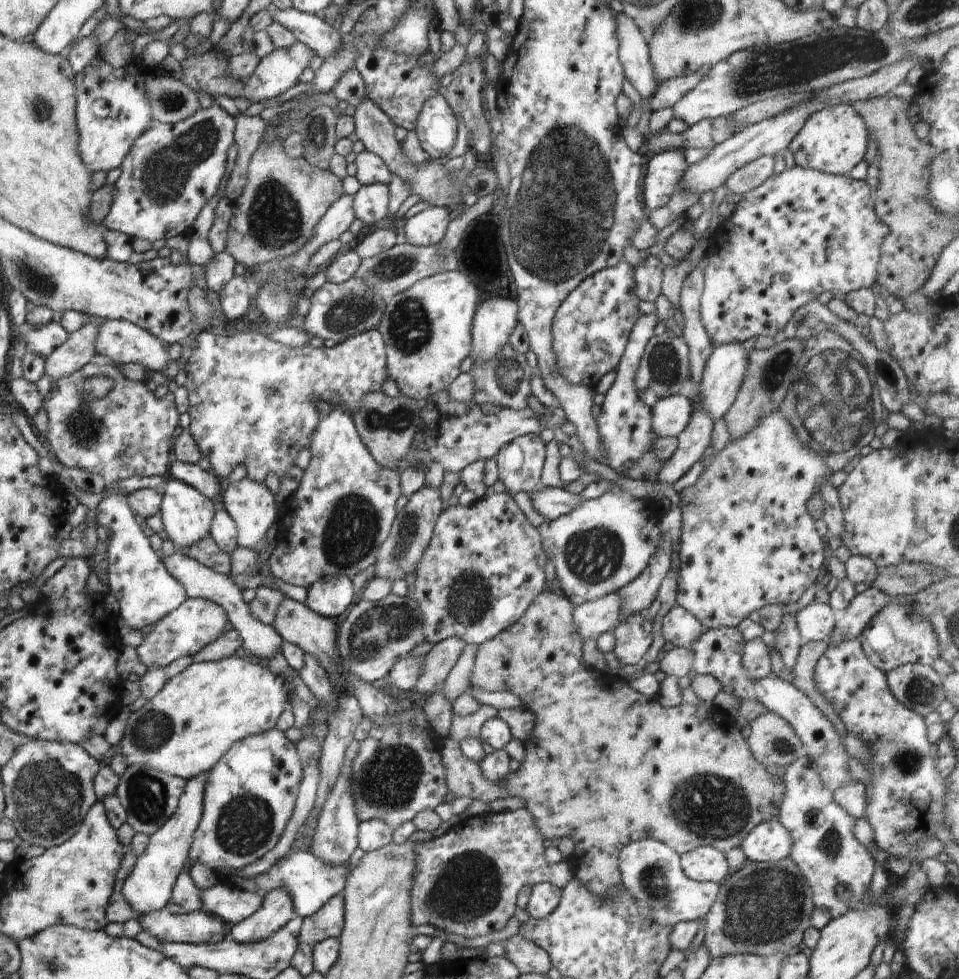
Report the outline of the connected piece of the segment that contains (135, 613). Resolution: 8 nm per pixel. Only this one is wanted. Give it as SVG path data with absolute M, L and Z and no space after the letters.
M106 490L96 510L97 525L110 529L108 559L105 567L107 590L118 598L120 619L130 628L139 630L170 614L188 599L182 584L166 570L160 554L151 546L150 538L142 532L140 522L128 506L128 494Z

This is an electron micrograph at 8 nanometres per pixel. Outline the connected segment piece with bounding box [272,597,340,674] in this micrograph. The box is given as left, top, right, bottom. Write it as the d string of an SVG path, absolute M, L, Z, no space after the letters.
M285 597L280 606L278 606L272 628L284 641L301 648L304 655L312 654L312 656L316 656L320 660L320 666L324 666L327 674L333 671L336 672L336 664L340 664L338 646L336 646L336 620L324 618L324 616L309 610L304 603L301 604L296 600Z

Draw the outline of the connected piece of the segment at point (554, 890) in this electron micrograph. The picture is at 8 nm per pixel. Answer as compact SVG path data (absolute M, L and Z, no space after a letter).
M549 881L540 882L531 887L529 902L525 908L529 917L540 921L548 918L560 903L562 889Z

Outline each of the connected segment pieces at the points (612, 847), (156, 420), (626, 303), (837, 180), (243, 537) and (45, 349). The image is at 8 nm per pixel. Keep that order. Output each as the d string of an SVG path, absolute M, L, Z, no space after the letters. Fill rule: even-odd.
M549 589L545 590L534 598L534 602L532 602L532 605L524 612L518 622L500 632L495 638L480 645L476 654L474 668L472 668L472 674L470 674L470 689L478 688L478 690L486 690L486 692L506 691L506 666L508 666L508 688L512 690L512 693L516 690L520 694L522 706L534 714L535 726L534 730L532 730L532 736L526 742L523 742L526 758L524 758L522 766L515 773L508 772L502 782L488 782L482 776L479 764L468 760L464 756L458 741L452 739L450 735L442 739L442 748L440 750L442 750L444 768L446 768L448 793L454 794L457 798L466 796L487 804L500 798L523 797L526 800L526 810L532 814L532 818L536 822L536 828L538 828L538 832L544 836L545 840L562 839L564 836L572 838L575 848L574 853L569 858L569 866L573 870L574 877L578 878L592 892L592 896L598 896L598 898L616 898L624 889L619 868L618 850L626 846L628 842L632 842L632 840L652 838L652 840L670 846L674 852L678 852L681 856L700 846L712 846L716 850L720 850L722 854L725 854L734 848L741 847L744 838L758 824L777 818L786 788L784 778L770 774L766 767L756 761L748 747L746 738L741 734L741 723L724 714L714 703L714 698L723 688L720 682L717 682L716 678L709 675L697 675L691 681L691 688L698 696L699 702L696 705L683 702L678 704L678 706L666 708L661 706L656 698L644 696L634 690L634 688L631 688L629 681L626 679L613 683L611 686L604 685L602 687L602 681L596 678L583 665L583 640L578 636L578 632L576 632L576 628L572 624L572 612L573 605L568 601L567 597L558 596Z
M95 355L89 364L80 368L77 372L52 383L51 392L44 399L43 408L48 413L49 429L48 435L44 437L44 442L48 450L54 453L54 456L62 465L99 474L107 484L133 476L158 475L168 478L175 440L174 430L179 426L179 414L172 392L168 392L164 398L156 398L145 383L134 382L134 380L120 374L117 365L112 363L110 358ZM92 376L104 376L104 378L114 380L112 390L104 398L86 400L82 396L84 382Z
M622 259L616 266L592 274L575 289L559 305L553 323L553 350L556 354L556 364L560 375L570 386L584 386L595 391L601 378L618 368L620 358L626 350L628 338L632 328L636 326L640 312L640 298L634 292L634 268Z
M794 166L785 169L783 172L770 174L768 179L757 188L746 192L742 199L736 204L732 217L727 221L722 221L719 230L708 238L708 249L705 258L708 258L708 266L704 268L704 290L700 298L700 317L702 326L713 343L729 344L730 342L742 342L749 344L759 335L775 337L783 331L786 324L790 322L792 316L806 302L812 298L817 298L825 291L832 292L834 299L842 300L851 291L860 288L871 287L877 282L877 269L880 260L880 248L884 238L889 234L888 228L878 221L875 214L875 202L872 188L865 181L846 178L844 175L832 175L821 171Z
M244 478L240 482L224 485L224 509L228 515L234 520L236 529L238 530L237 542L239 548L255 549L266 534L273 526L277 519L278 504L275 496L266 487L265 482L254 482L250 478Z
M54 321L46 326L36 326L36 328L24 323L17 331L24 334L26 350L44 358L66 342L70 336L58 322Z

